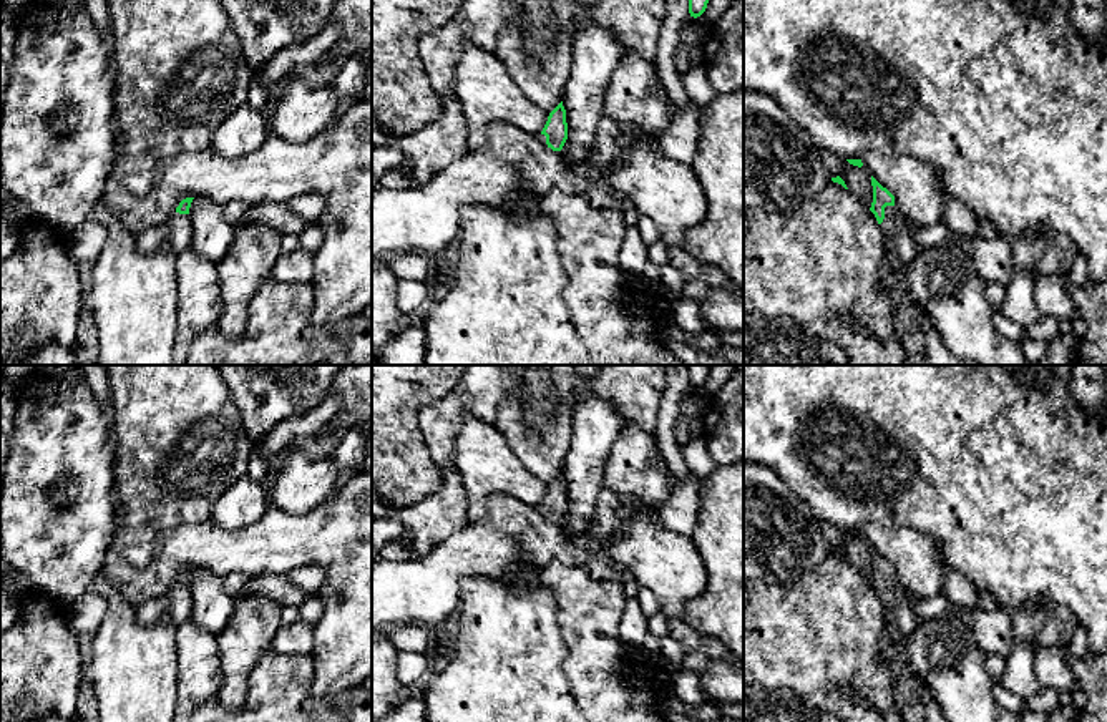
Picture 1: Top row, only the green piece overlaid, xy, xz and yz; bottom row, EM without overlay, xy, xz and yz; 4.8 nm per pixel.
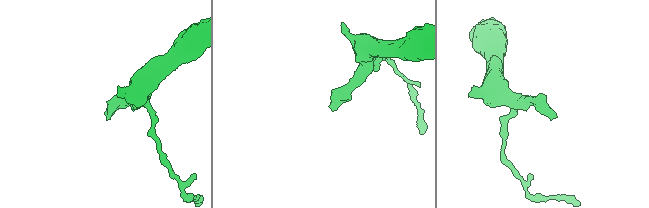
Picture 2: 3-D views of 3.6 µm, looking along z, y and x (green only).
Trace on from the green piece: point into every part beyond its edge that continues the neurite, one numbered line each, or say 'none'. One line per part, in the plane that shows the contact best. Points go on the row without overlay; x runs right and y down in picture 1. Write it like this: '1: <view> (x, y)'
1: yz (897, 601)

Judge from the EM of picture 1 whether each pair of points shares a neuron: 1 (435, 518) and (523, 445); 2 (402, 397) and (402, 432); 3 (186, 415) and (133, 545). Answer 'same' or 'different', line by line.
1: different
2: same
3: same

